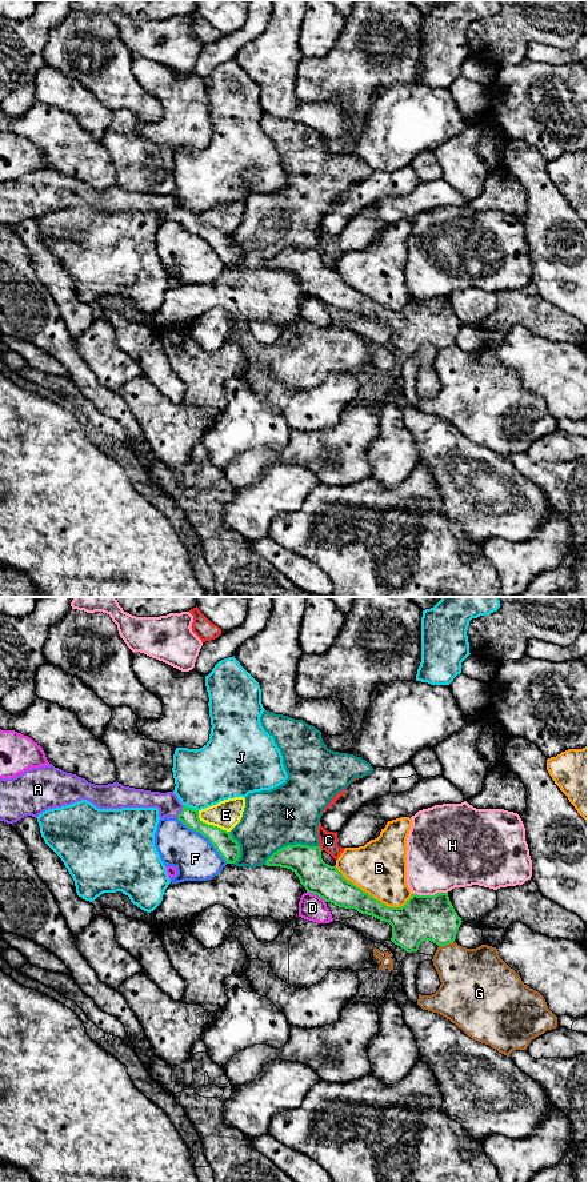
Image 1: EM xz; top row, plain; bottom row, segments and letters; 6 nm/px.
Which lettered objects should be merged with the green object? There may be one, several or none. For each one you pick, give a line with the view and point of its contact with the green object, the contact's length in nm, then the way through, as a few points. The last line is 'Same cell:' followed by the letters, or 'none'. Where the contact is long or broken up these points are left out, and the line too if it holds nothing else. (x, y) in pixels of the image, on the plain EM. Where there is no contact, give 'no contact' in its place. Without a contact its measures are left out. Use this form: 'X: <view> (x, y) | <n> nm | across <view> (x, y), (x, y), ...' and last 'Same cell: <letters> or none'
A: xz (182, 215) | 90 nm | across xz (188, 219), (182, 215), (168, 207)
Same cell: A

